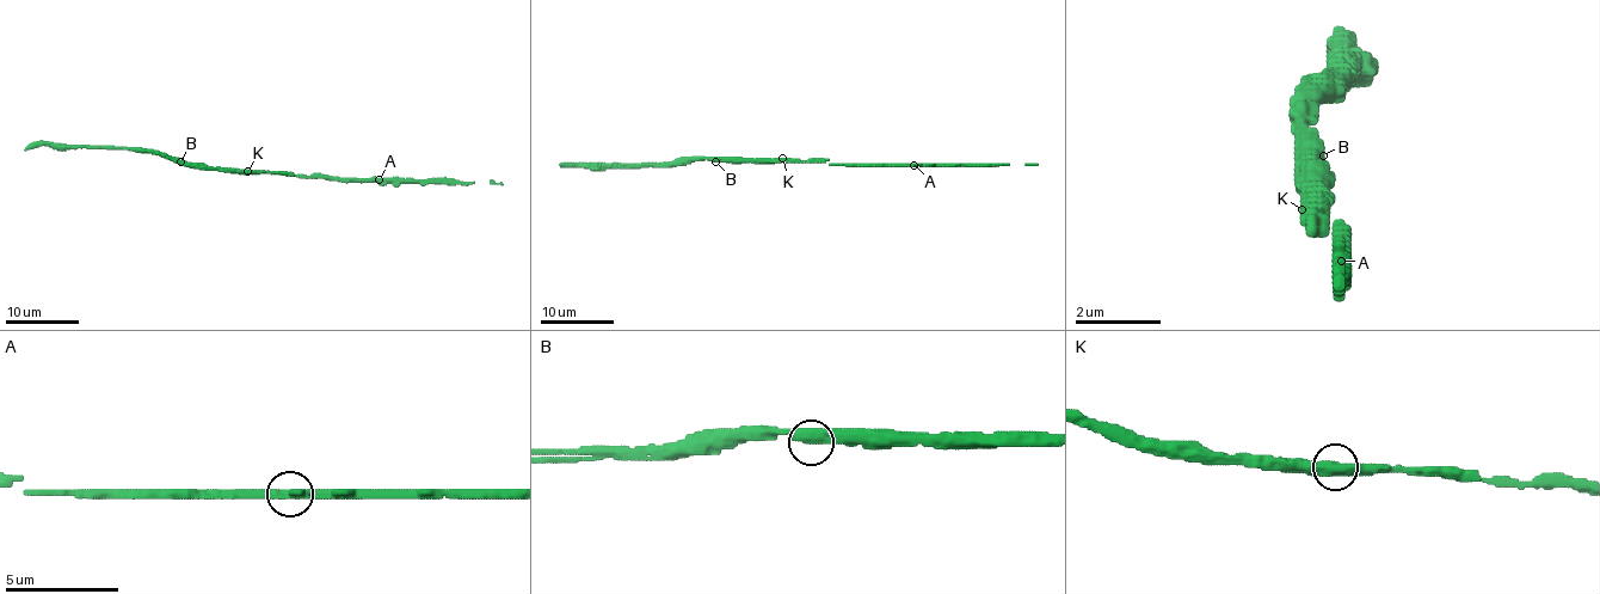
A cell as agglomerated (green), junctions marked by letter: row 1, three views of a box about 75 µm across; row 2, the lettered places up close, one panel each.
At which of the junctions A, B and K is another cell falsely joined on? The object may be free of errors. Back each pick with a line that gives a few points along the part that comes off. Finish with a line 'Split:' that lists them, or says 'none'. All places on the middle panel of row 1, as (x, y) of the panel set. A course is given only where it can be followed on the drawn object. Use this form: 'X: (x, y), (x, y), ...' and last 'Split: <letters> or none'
Split: none

